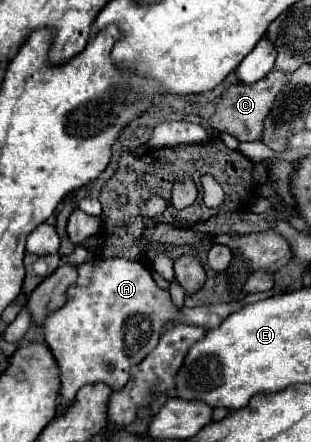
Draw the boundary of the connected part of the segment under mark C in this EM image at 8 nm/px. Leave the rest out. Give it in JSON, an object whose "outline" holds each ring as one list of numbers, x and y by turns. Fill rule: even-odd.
{"outline":[[272,69,264,79,252,83,252,85,230,85,224,95,222,101,216,107,216,113,208,119,208,123,222,131,222,133,230,133,234,135,238,141,258,141,262,139,262,123,264,117,268,115,276,95,282,91,282,87,286,85,286,75,278,69]]}

